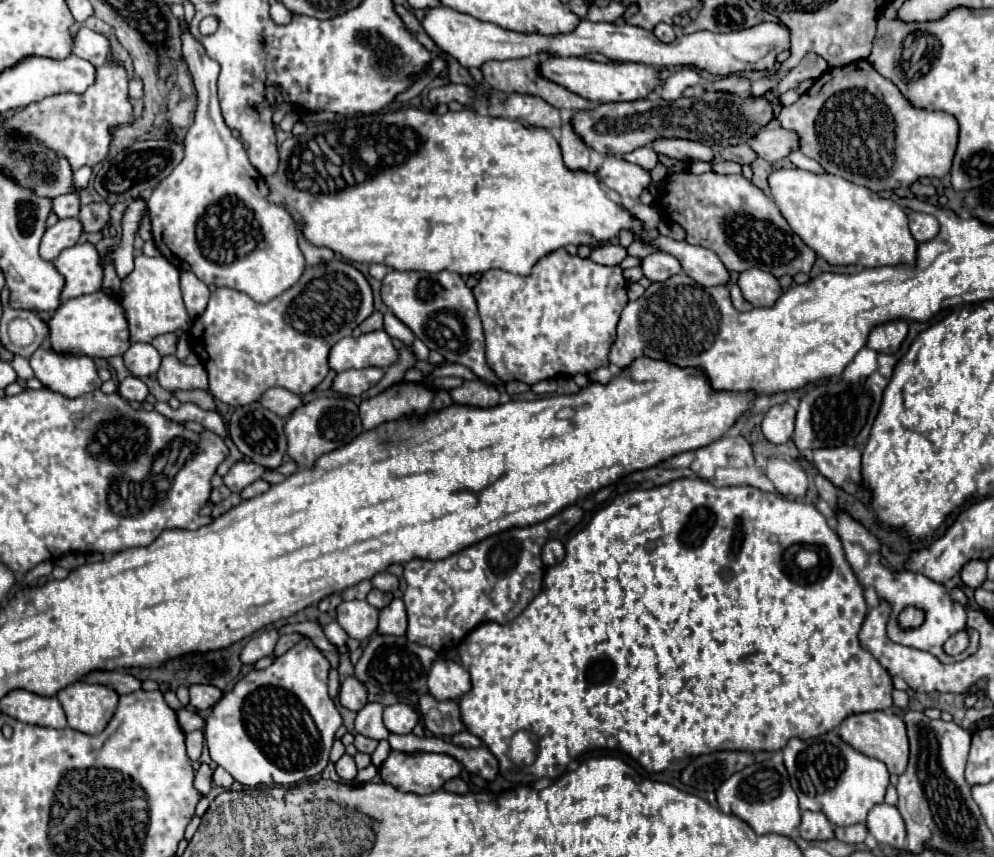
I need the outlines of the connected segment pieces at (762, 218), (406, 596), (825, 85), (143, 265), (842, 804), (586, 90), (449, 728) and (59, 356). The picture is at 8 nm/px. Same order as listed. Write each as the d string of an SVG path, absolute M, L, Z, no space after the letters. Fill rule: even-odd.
M673 173L663 183L659 205L667 219L687 231L687 243L713 249L729 271L741 273L757 267L779 279L783 275L809 273L815 263L815 251L793 233L773 199L743 175Z
M575 505L563 509L561 513L531 525L523 529L509 529L501 535L493 535L483 539L481 543L475 543L443 561L423 561L423 559L413 559L405 565L405 583L407 589L403 593L403 601L407 607L409 615L409 627L407 627L407 639L425 647L431 647L433 651L451 651L455 649L469 631L473 631L477 625L485 621L497 621L499 625L505 625L517 617L529 601L541 591L541 581L545 575L545 567L541 563L541 547L549 539L563 539L583 517L583 511ZM461 555L467 555L473 561L473 567L469 571L459 569L457 561Z
M867 59L833 67L823 73L799 97L797 103L781 109L779 121L785 129L799 133L803 141L801 151L815 159L827 173L839 175L873 191L893 191L897 187L907 189L919 177L945 177L951 169L959 137L959 125L953 115L913 107L897 89L897 85L885 81L885 77L881 77Z
M161 255L137 257L135 271L127 279L123 279L123 283L121 283L119 301L127 313L131 341L149 343L157 335L163 335L169 331L185 331L191 325L191 319L189 319L183 299L181 299L179 269Z
M835 731L813 739L791 739L783 749L783 759L793 791L799 797L799 807L803 811L823 811L833 825L865 823L869 809L883 803L889 785L885 763L855 751Z
M549 57L541 63L541 75L595 103L645 99L651 91L663 85L659 69L655 67L643 63L597 63L581 57Z
M419 693L419 703L421 703L421 713L423 713L425 727L433 735L451 737L451 735L463 731L457 701L453 701L453 699L435 701L429 693Z
M41 345L29 357L29 361L35 377L45 387L71 399L83 393L91 393L103 383L97 375L93 359L87 355L59 353L47 345Z

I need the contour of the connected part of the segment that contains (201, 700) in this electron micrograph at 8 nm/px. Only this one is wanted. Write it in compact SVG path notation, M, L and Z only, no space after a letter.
M191 685L189 693L191 693L191 707L197 711L213 707L223 697L223 691L213 685Z

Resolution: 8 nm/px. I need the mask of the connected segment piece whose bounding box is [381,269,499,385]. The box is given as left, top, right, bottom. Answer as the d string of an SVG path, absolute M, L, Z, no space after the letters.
M393 269L383 279L381 297L383 303L395 313L395 317L399 317L415 333L415 337L419 337L429 349L433 351L439 349L439 353L447 361L461 363L473 369L477 377L481 377L489 385L499 383L499 379L485 361L483 325L475 297L459 273L451 273L451 271L405 273Z

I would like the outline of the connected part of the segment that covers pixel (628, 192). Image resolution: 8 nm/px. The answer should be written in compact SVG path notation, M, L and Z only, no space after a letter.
M607 157L599 169L601 181L617 191L623 199L639 201L643 191L649 191L653 197L657 197L659 189L651 179L651 173L639 165L633 165L625 159L617 157Z

